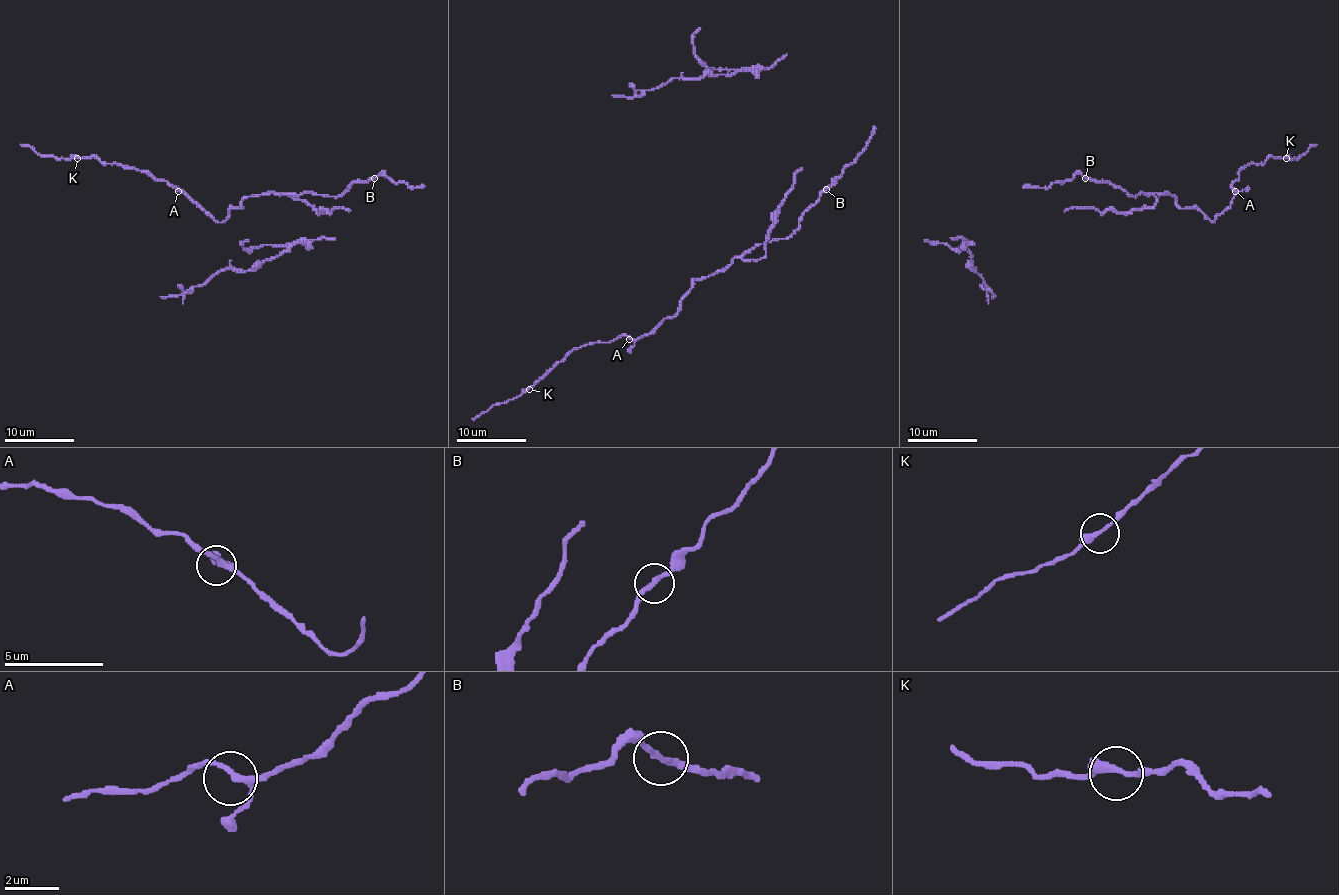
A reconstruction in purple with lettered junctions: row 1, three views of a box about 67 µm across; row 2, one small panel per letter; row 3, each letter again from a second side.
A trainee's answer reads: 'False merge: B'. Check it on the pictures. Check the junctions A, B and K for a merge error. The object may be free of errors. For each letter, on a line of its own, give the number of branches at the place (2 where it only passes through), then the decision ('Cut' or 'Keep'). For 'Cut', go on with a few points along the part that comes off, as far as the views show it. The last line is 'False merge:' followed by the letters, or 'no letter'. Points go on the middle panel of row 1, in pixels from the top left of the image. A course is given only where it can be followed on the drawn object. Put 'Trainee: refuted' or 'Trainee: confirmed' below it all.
A: Branches: 3. Keep
B: Branches: 2. Cut
K: Branches: 2. Keep
False merge: B
Trainee: confirmed

